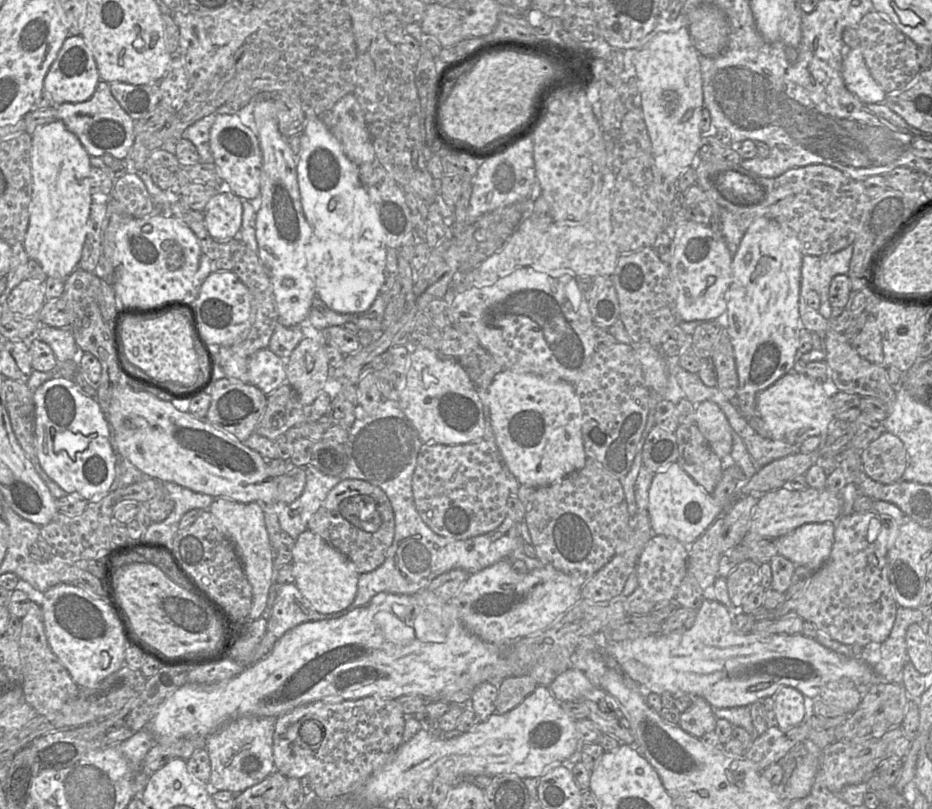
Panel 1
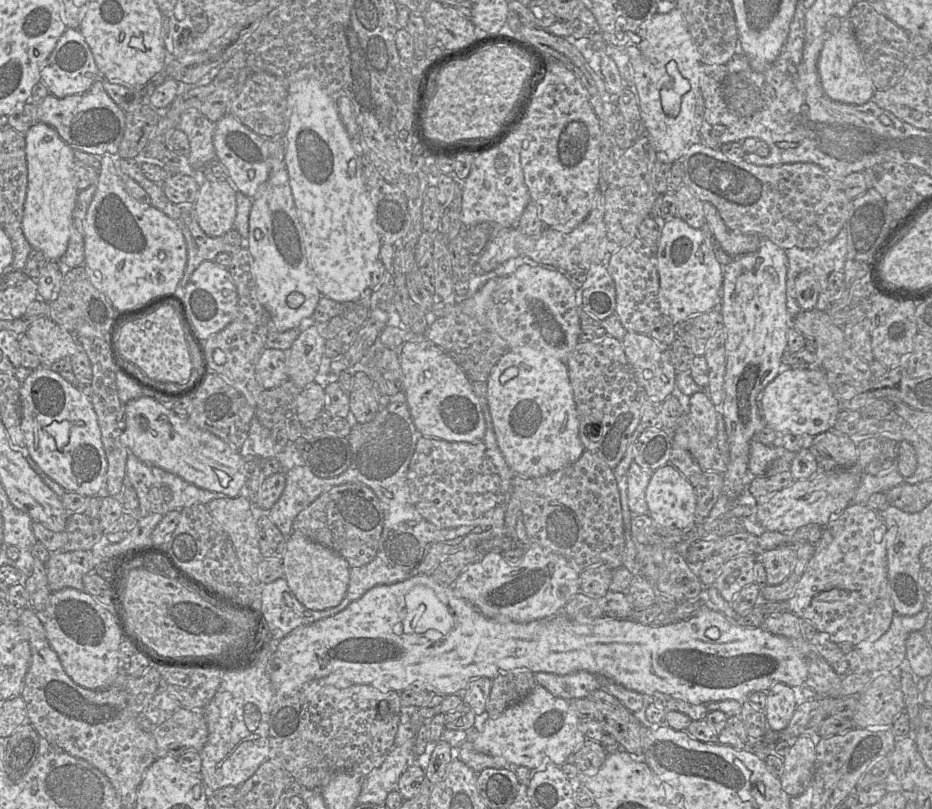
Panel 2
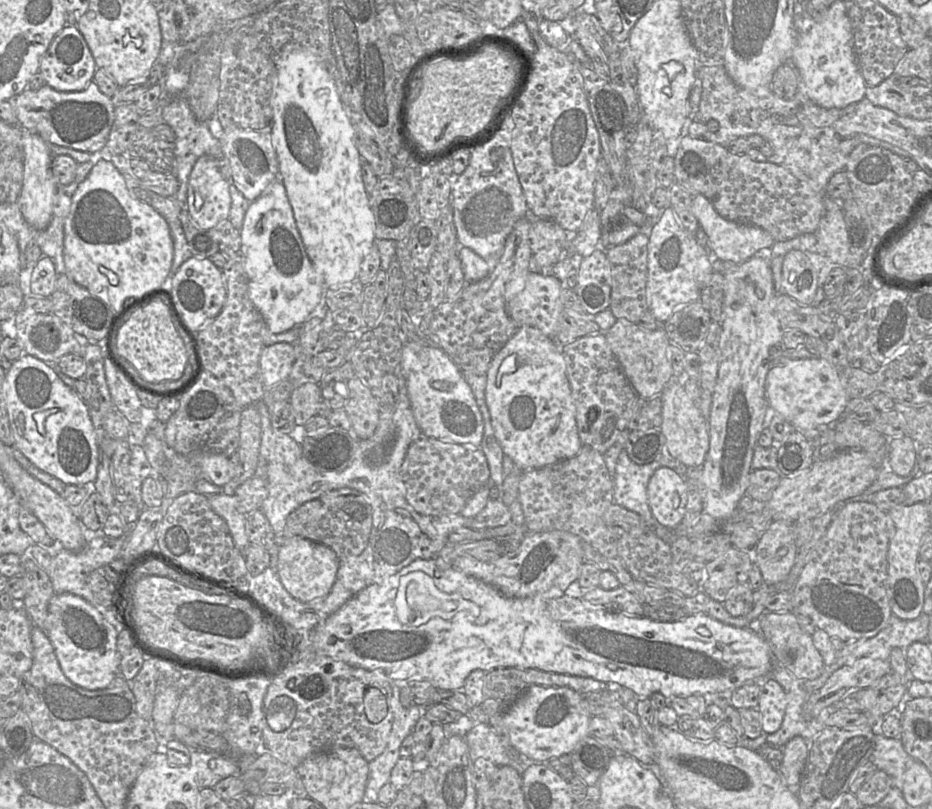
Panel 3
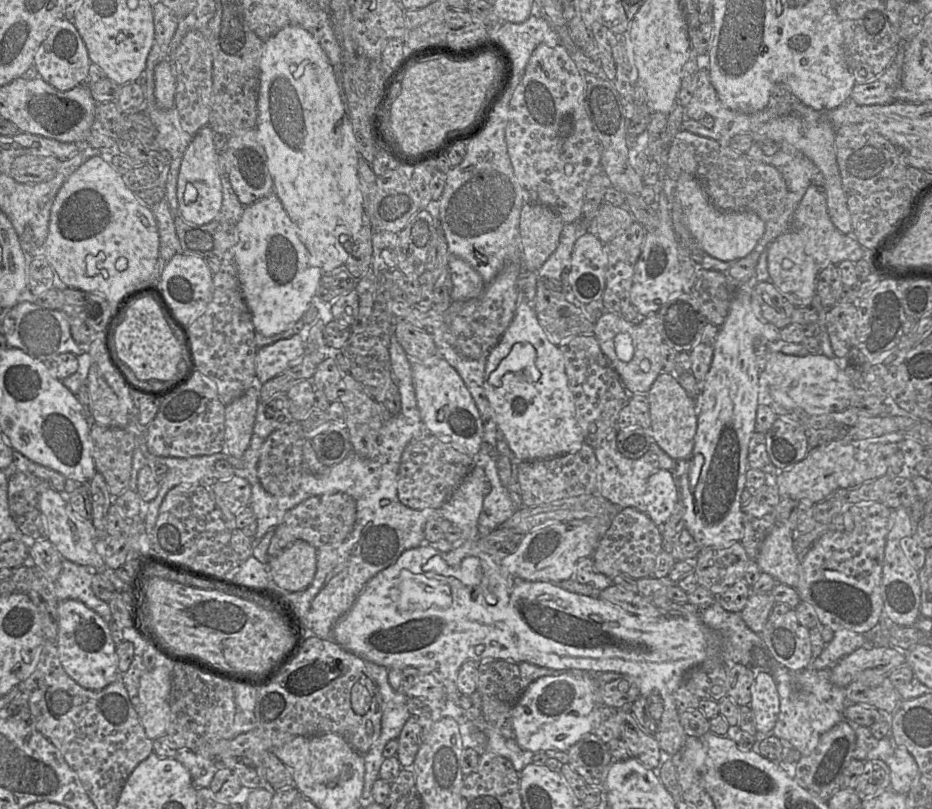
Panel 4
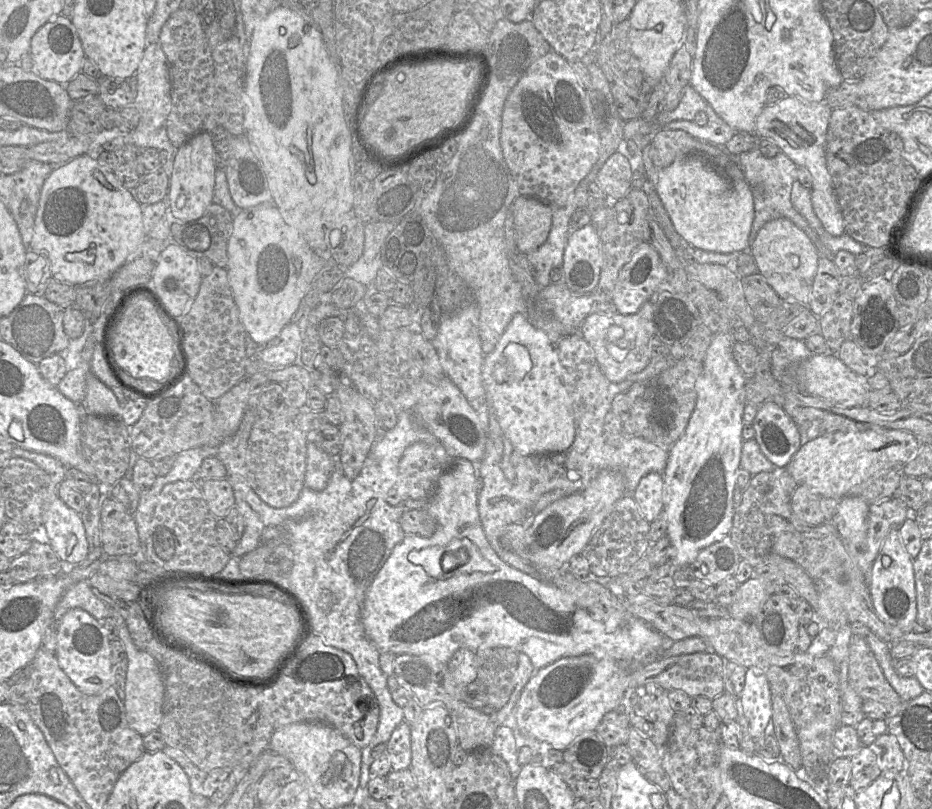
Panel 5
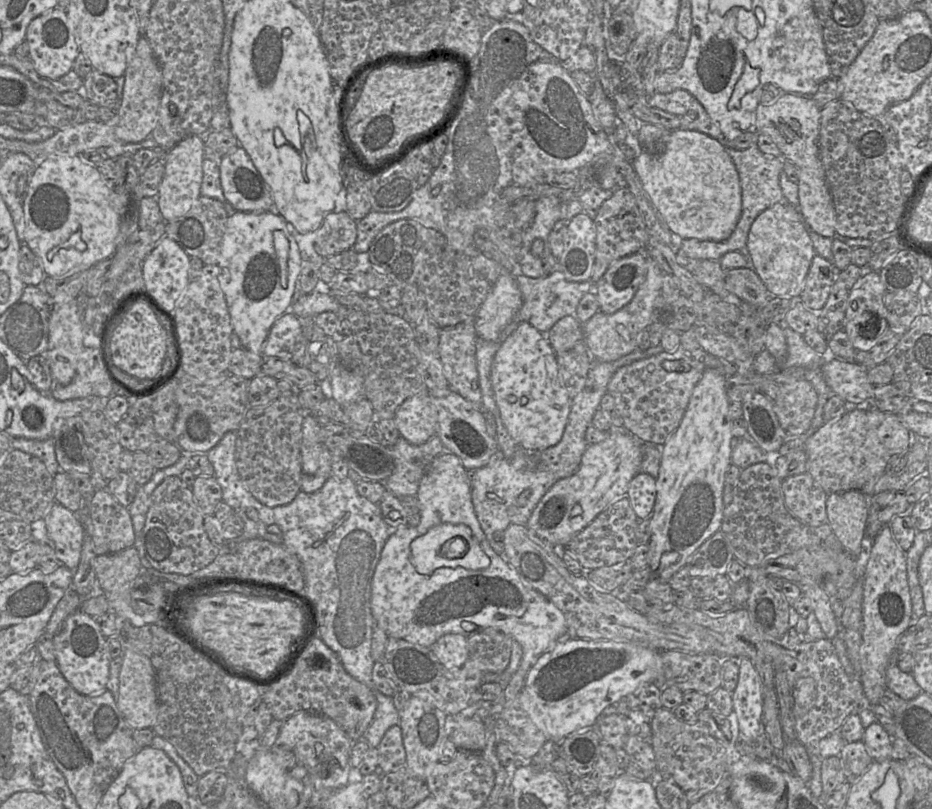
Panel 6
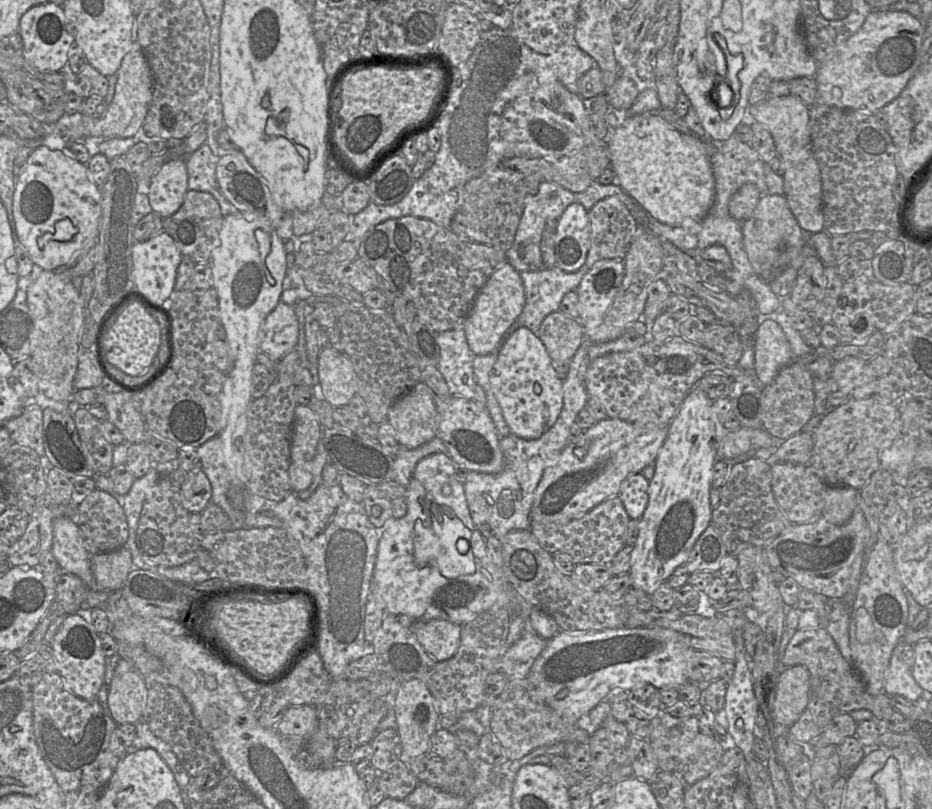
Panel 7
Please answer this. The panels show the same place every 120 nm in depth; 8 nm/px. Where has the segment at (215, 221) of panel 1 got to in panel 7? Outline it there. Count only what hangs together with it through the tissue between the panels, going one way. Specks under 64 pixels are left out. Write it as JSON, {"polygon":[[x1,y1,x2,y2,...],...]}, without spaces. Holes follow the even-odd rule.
{"polygon":[[185,159,168,160,149,181,147,195,153,212,162,218,171,216,181,207,188,190]]}

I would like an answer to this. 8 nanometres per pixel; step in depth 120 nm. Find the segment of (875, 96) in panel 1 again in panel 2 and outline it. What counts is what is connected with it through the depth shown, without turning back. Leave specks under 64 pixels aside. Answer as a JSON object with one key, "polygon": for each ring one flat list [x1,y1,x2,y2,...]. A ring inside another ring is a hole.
{"polygon":[[849,16,841,18,839,29,825,41,818,59,817,69,821,87,830,99,853,105,862,105,873,100,876,88,865,69]]}

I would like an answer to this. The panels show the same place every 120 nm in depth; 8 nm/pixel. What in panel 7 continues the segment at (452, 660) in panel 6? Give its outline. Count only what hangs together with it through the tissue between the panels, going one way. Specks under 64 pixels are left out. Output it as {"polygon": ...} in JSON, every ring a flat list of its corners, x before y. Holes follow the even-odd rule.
{"polygon":[[446,620,415,622,411,627,418,642,437,662,452,658,460,645,461,626]]}

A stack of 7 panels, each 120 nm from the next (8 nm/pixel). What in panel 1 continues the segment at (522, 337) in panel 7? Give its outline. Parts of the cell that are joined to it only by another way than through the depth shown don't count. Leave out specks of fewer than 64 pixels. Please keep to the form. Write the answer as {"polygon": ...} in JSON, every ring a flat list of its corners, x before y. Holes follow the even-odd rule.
{"polygon":[[502,370,487,389,491,424,500,456,522,485,558,482,584,467,582,408,575,386,559,377]]}

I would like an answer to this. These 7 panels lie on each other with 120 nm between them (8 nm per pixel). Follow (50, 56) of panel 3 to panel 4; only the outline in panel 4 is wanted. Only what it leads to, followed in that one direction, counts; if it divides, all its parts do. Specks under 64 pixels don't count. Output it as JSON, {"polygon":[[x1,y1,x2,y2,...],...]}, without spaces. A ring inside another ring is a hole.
{"polygon":[[64,18,50,29,35,53,34,64,39,76,60,91,87,84,91,61,87,47,72,20]]}

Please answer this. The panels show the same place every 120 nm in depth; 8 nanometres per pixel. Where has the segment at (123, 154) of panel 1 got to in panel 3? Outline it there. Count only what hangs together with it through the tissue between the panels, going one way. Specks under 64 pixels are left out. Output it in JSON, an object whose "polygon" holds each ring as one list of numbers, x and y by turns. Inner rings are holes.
{"polygon":[[93,80,82,91,61,92,45,84,38,90,25,89,8,101,16,112,22,131,36,133,48,144,91,154,105,147,114,121,115,106,111,98,102,93]]}

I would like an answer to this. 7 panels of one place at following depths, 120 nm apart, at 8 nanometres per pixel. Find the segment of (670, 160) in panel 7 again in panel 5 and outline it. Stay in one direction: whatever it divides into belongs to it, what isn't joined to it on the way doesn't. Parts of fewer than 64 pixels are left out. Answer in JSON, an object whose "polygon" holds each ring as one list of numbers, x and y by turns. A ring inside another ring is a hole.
{"polygon":[[688,155,675,160,666,168,660,169,656,191,660,197,676,231,694,248,711,252,730,253,735,251,749,251,749,236,754,219,753,192,744,175,734,162,731,161,731,182,708,160]]}

